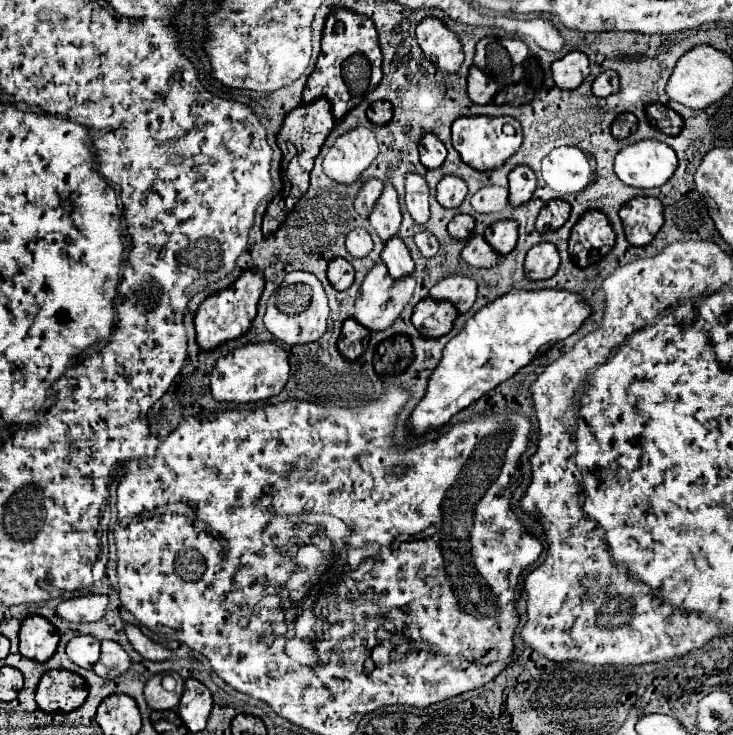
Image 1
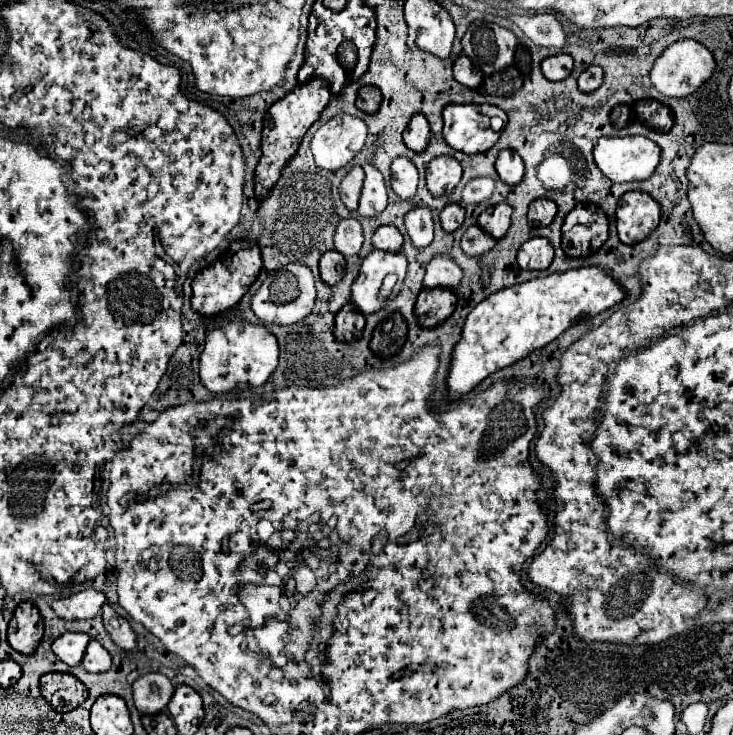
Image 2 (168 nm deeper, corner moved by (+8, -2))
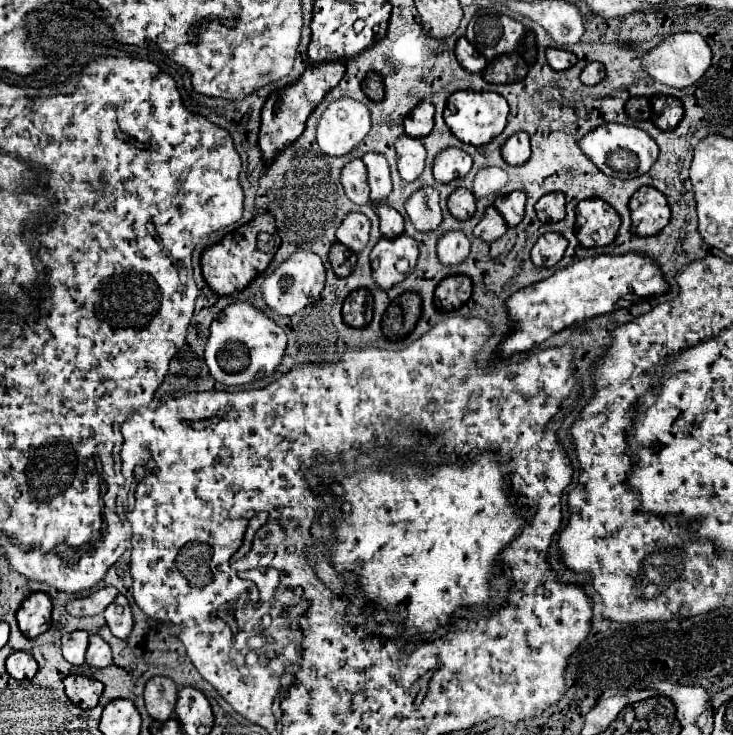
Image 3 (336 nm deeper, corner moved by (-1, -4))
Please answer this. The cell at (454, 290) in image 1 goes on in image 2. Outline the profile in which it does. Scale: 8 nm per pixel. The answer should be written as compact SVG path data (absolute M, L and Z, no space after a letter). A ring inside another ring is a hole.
M436 256L426 268L424 288L448 288L456 292L462 280L462 270L458 264L448 256Z

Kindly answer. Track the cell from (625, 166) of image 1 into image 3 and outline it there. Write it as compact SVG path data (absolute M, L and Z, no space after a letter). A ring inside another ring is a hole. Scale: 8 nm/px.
M609 122L603 126L593 128L587 136L583 136L579 140L579 148L581 152L603 172L609 176L621 176L621 174L645 174L645 170L649 170L659 154L659 148L655 144L655 140L651 140L643 130L635 128L635 126L625 126L625 124L617 124L617 122ZM611 150L631 150L637 160L639 166L633 172L617 172L611 166L607 166L607 156Z

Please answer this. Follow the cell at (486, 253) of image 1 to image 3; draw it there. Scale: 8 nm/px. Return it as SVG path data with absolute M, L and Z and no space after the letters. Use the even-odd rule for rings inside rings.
M489 206L485 216L481 218L481 222L475 226L475 236L483 238L485 242L493 242L493 240L501 238L505 234L505 230L507 230L507 226L505 226L503 216L497 212L495 206Z

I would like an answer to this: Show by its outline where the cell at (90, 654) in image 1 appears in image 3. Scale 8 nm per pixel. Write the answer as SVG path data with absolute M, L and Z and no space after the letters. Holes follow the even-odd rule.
M71 632L63 636L63 656L67 662L81 666L85 664L85 650L87 650L87 632Z

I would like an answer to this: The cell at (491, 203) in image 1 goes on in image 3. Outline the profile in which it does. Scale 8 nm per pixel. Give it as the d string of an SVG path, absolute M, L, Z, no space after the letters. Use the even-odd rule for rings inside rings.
M485 166L473 178L473 194L475 198L483 198L487 194L499 192L507 184L507 174L503 168Z

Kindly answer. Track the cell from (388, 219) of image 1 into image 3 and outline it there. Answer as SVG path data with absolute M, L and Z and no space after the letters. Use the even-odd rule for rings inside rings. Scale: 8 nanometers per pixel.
M367 152L361 158L367 166L367 182L371 188L371 202L381 202L391 194L391 176L389 176L389 164L385 156L377 152Z

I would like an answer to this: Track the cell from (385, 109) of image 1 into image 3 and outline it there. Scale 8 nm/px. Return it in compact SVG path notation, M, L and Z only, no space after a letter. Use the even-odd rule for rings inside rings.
M369 74L369 76L365 76L365 80L363 80L363 92L365 92L371 100L375 100L375 102L383 100L383 80L381 80L381 76L379 76L379 74Z

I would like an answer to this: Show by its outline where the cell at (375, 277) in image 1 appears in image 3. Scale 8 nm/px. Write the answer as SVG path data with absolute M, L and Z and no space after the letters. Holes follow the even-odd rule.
M407 234L395 238L381 238L371 250L373 278L383 290L389 290L405 278L405 274L395 270L395 262L399 258L409 258L411 268L417 262L417 242Z

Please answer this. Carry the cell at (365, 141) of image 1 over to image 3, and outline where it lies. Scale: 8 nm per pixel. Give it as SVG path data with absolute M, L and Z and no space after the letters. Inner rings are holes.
M353 98L331 102L317 122L317 144L329 156L349 154L369 132L371 120L365 104Z

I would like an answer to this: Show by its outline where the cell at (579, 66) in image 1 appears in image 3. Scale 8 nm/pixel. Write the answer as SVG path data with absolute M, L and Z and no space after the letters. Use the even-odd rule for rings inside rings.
M547 48L547 62L553 70L565 70L565 68L571 68L575 58L571 52L567 50L559 50L559 48Z

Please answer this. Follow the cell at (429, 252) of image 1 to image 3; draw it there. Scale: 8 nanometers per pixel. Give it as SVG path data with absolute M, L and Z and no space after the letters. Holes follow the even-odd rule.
M425 186L413 196L407 198L405 210L419 232L435 230L441 224L441 208L439 208L439 192L433 186Z

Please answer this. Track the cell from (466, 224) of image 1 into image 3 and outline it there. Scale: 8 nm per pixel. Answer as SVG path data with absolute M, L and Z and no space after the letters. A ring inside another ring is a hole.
M457 188L451 192L447 206L457 220L467 220L469 216L475 214L475 196L467 188Z

